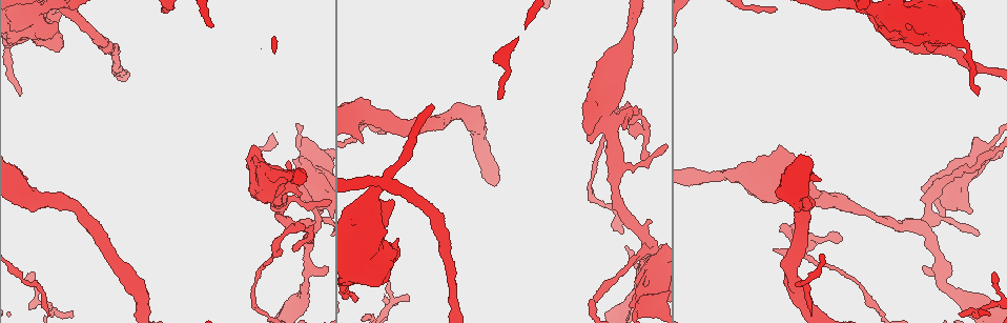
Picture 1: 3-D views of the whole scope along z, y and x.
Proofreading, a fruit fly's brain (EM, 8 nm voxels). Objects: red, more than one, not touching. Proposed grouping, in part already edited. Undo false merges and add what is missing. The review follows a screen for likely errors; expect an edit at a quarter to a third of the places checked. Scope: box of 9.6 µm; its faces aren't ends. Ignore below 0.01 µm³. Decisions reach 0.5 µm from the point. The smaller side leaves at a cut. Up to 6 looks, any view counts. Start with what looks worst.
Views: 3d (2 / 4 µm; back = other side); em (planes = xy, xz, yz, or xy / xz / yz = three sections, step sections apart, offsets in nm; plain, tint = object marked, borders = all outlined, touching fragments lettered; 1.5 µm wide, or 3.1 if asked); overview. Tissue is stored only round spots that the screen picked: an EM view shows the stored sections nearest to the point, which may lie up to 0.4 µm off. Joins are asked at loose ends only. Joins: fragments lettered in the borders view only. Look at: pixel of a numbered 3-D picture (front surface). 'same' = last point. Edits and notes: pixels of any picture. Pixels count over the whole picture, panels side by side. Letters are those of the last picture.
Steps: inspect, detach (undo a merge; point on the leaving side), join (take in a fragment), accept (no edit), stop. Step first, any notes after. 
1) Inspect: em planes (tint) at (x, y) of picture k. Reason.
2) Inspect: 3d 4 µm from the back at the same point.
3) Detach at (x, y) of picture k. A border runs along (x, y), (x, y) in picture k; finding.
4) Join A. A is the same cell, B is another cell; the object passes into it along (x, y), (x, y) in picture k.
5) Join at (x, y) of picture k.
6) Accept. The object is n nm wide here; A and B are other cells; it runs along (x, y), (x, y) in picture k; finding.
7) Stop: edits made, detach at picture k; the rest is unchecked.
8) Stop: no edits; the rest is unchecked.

Inspect: 3d 4 µm at (304, 152) of picture 1. Thick turns thin.

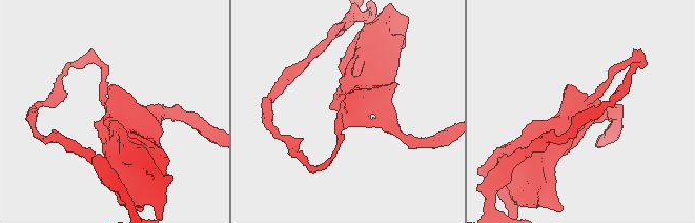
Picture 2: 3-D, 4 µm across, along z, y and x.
Inspect: em xz step 4 (borders) at (115, 110) of picture 2. Shape alone is not enough.

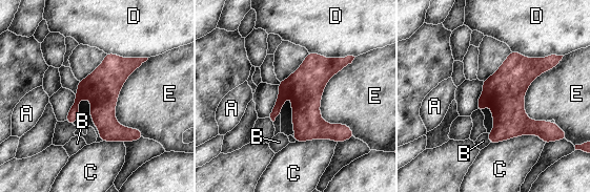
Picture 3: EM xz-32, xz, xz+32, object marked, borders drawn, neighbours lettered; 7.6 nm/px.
Detach at (508, 85) of picture 3. The object is 280 nm wide here; A, B, C, D and E are other cells; a second neuron is stuck on.

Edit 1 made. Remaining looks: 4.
Inspect: overview. See it whole again.

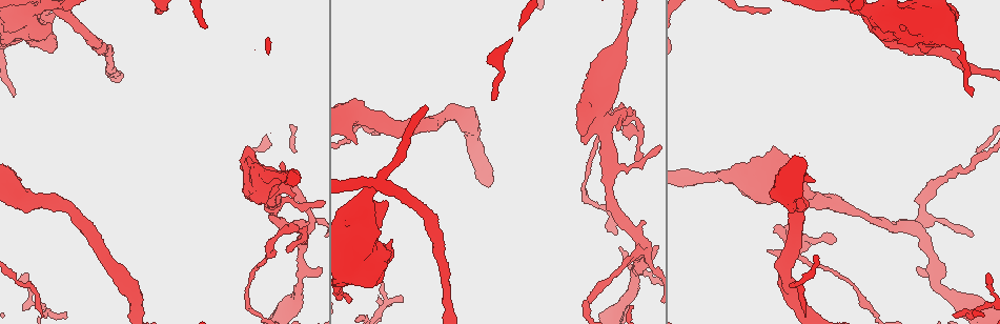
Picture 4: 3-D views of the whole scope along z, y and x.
Inspect: 3d 4 µm at (157, 13) of picture 4. An open end.

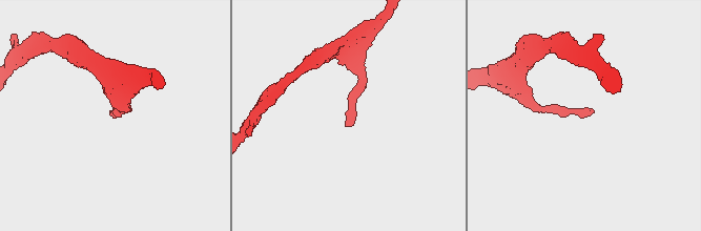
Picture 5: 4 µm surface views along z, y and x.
Inspect: em xz step 4 (borders) at (109, 113) of picture 5. Shape alone is not enough.

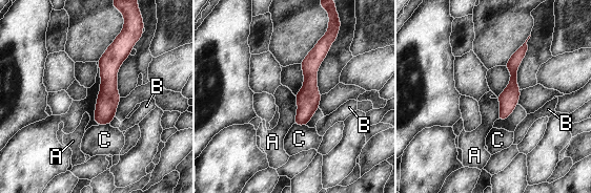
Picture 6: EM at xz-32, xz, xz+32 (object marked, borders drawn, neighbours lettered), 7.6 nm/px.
Accept. The longest contact is with A, 220 nm; A, B and C are other cells; a border runs along (293, 95), (297, 102), (294, 123) in picture 6; none of them fits.

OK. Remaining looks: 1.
Stop: edits made, detach at picture 3; the rest is unchecked.

